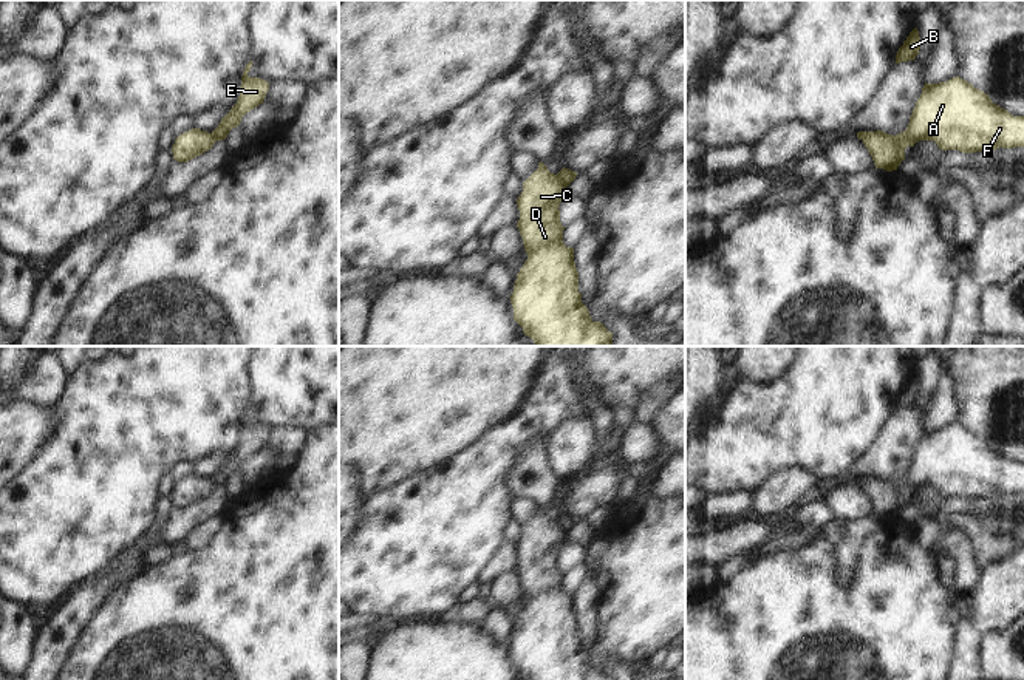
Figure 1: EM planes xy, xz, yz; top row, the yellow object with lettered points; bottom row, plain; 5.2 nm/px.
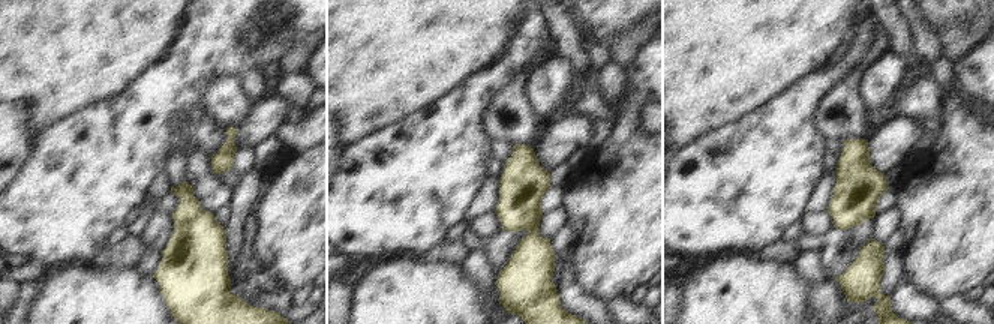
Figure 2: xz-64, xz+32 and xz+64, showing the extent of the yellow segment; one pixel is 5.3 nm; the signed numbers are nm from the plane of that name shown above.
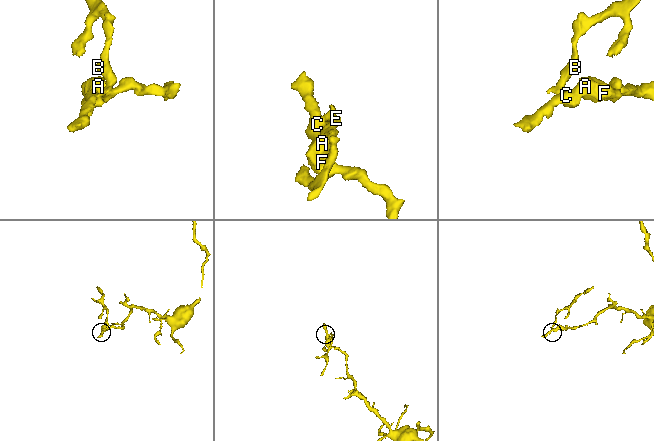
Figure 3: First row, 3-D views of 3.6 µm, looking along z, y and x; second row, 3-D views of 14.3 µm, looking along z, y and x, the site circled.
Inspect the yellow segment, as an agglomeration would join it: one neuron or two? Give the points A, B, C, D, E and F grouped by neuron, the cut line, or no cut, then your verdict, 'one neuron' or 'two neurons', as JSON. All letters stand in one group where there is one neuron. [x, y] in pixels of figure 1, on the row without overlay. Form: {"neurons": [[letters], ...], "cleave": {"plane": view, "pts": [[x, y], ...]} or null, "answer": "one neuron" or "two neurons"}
{"neurons": [["A", "C", "D", "F"], ["B", "E"]], "cleave": {"plane": "xz", "pts": [[556, 521], [566, 532]]}, "answer": "two neurons"}

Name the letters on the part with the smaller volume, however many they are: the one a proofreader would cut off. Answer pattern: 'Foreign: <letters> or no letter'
Foreign: B, E

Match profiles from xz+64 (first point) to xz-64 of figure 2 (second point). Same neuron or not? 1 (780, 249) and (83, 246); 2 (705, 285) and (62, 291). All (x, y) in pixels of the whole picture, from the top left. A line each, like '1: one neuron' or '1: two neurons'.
1: two neurons
2: one neuron

